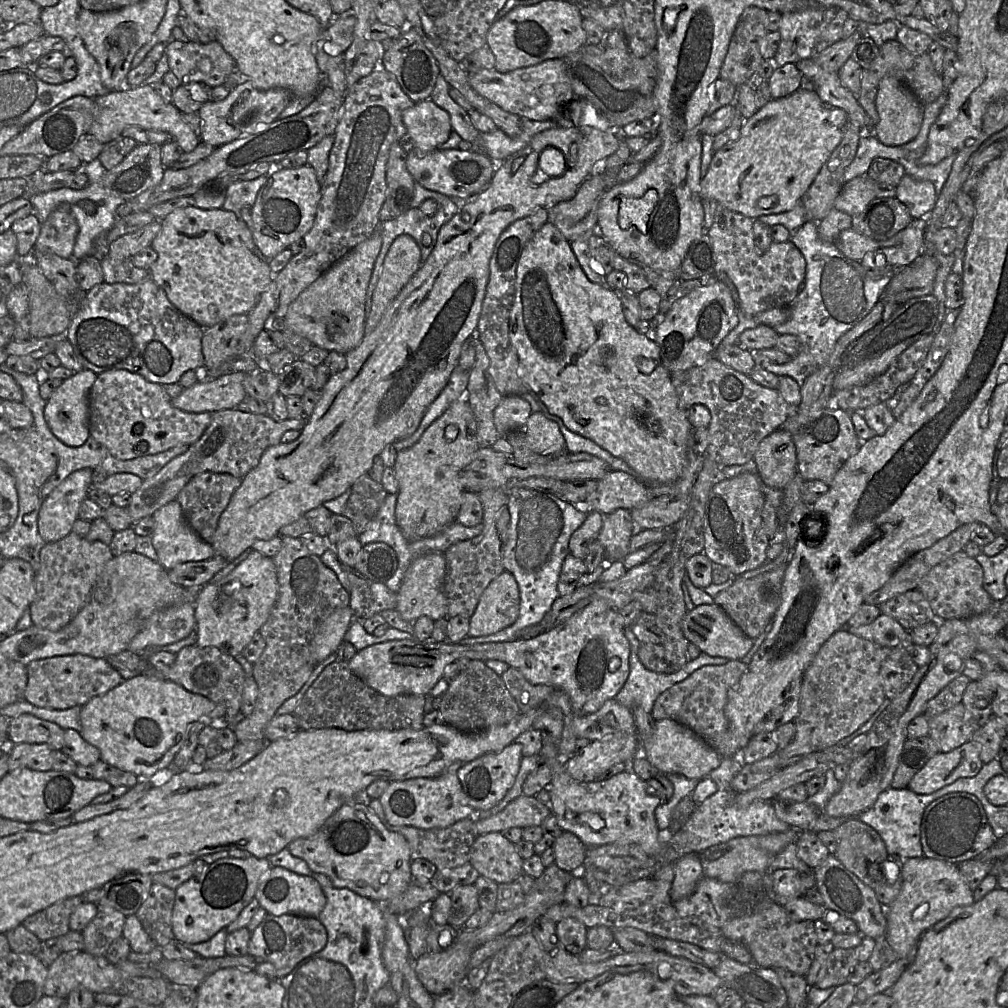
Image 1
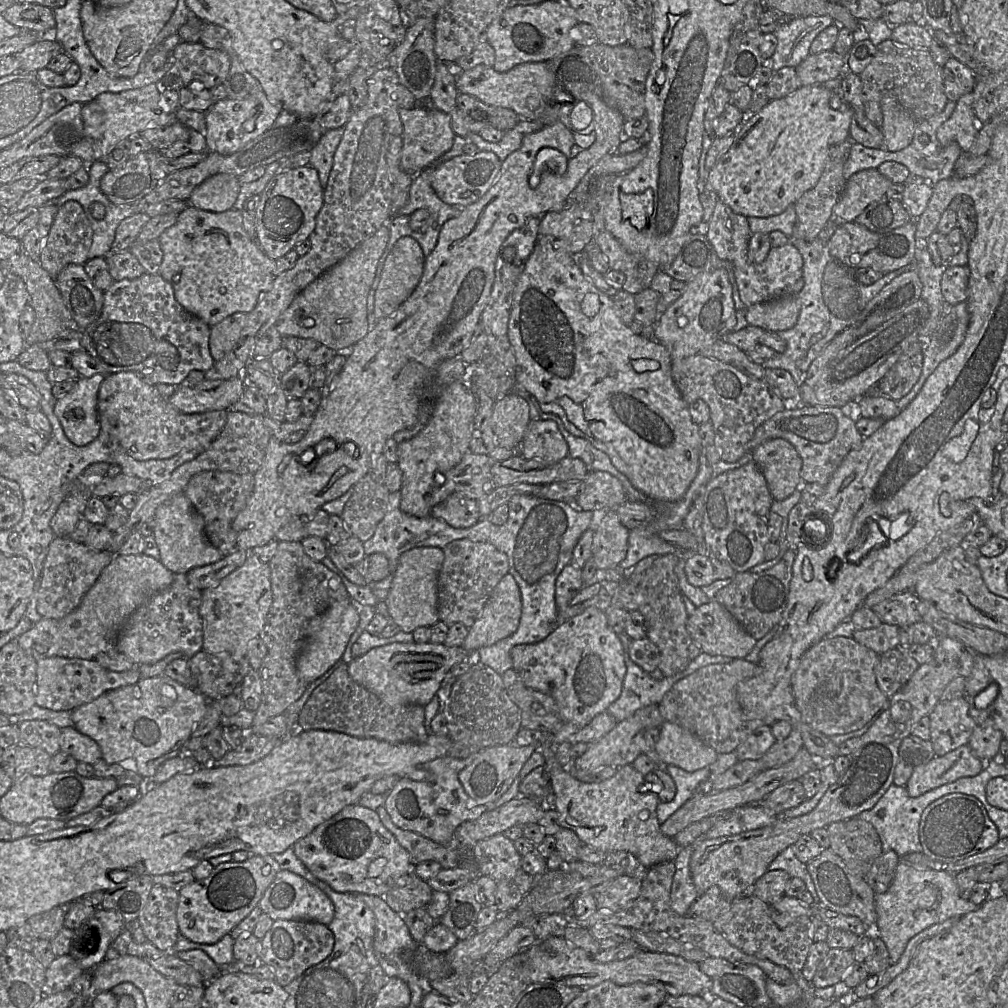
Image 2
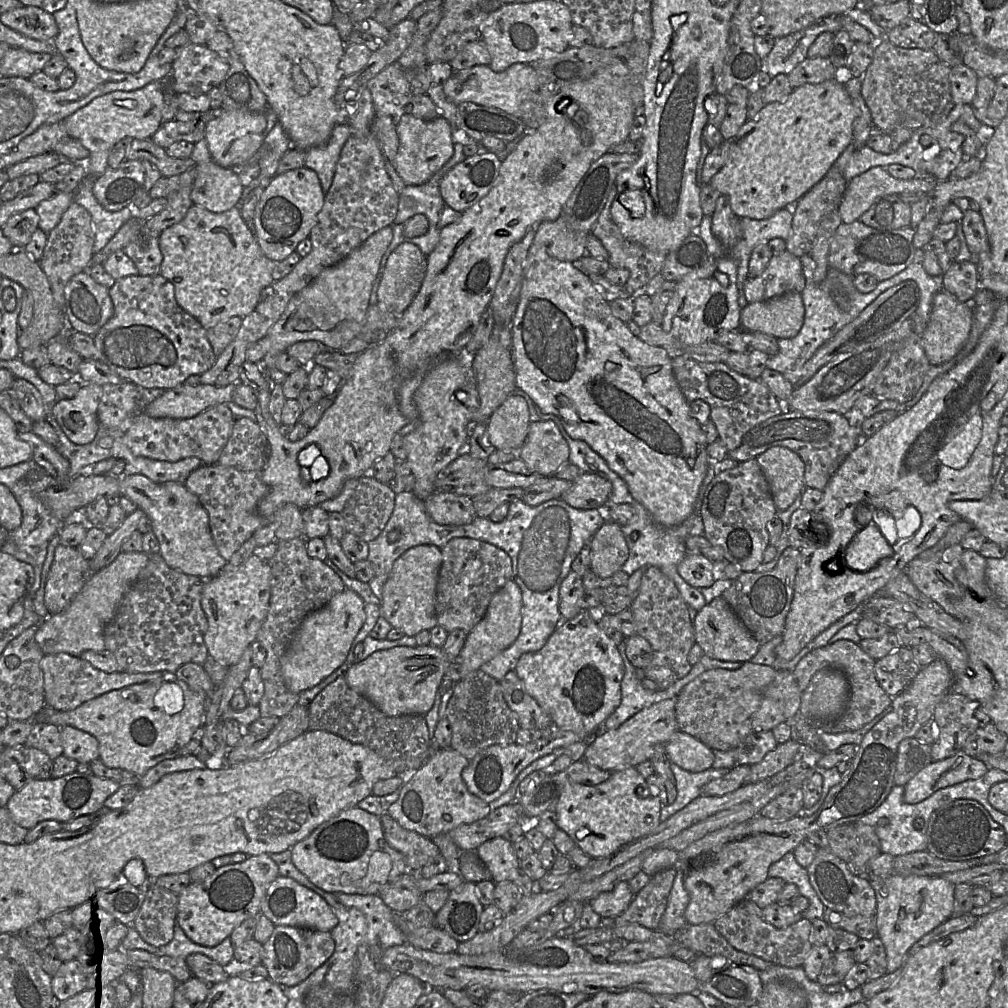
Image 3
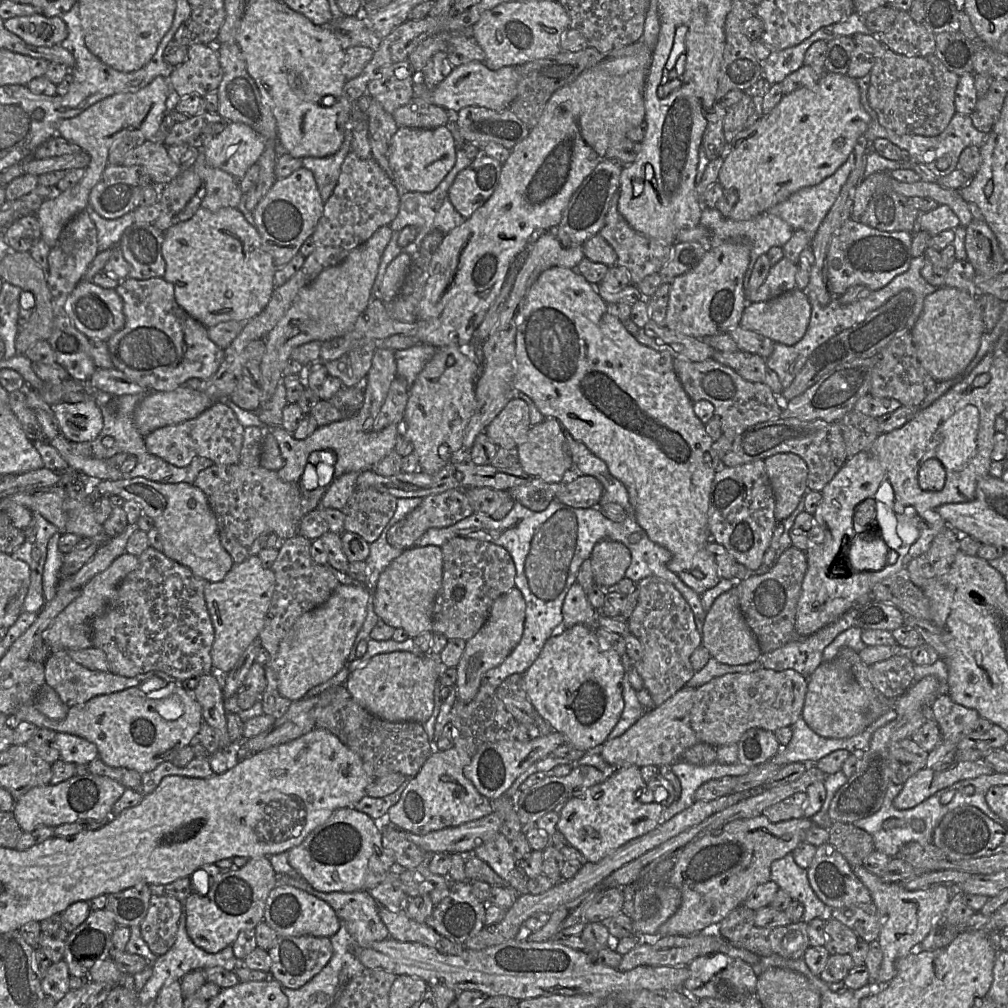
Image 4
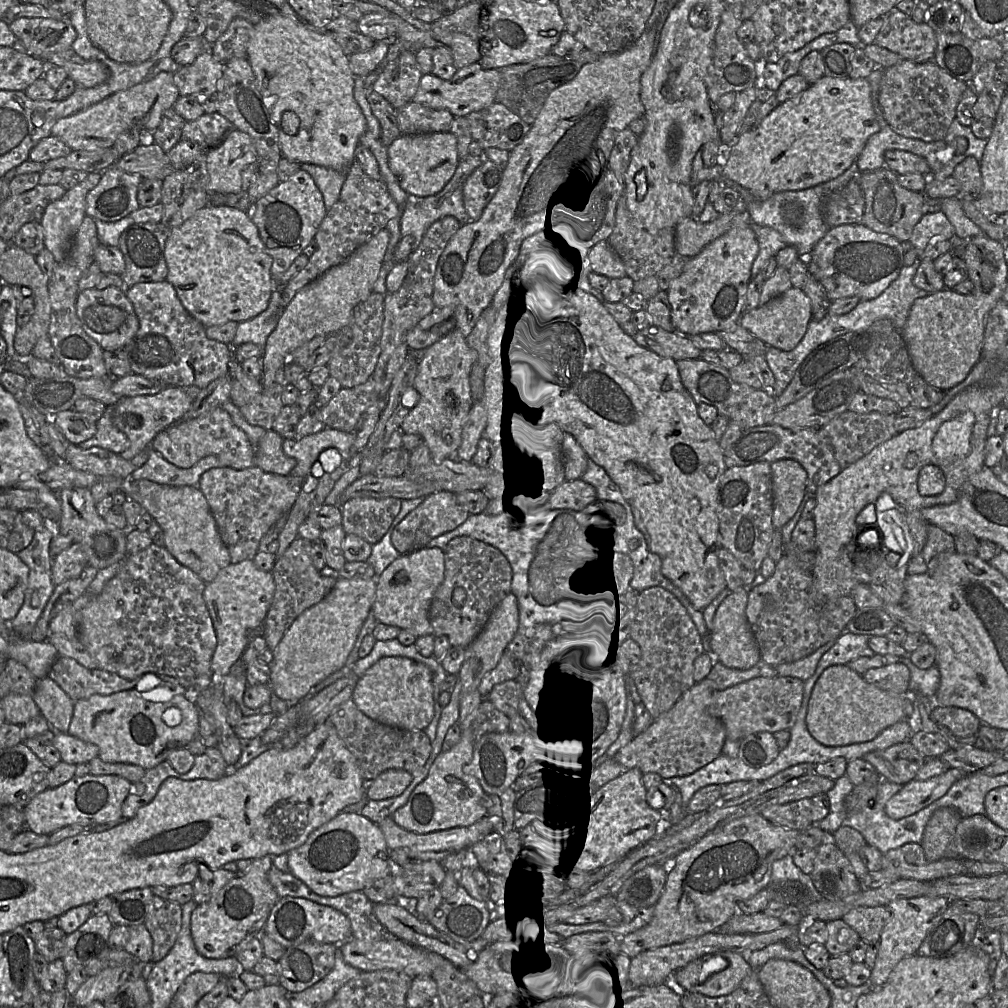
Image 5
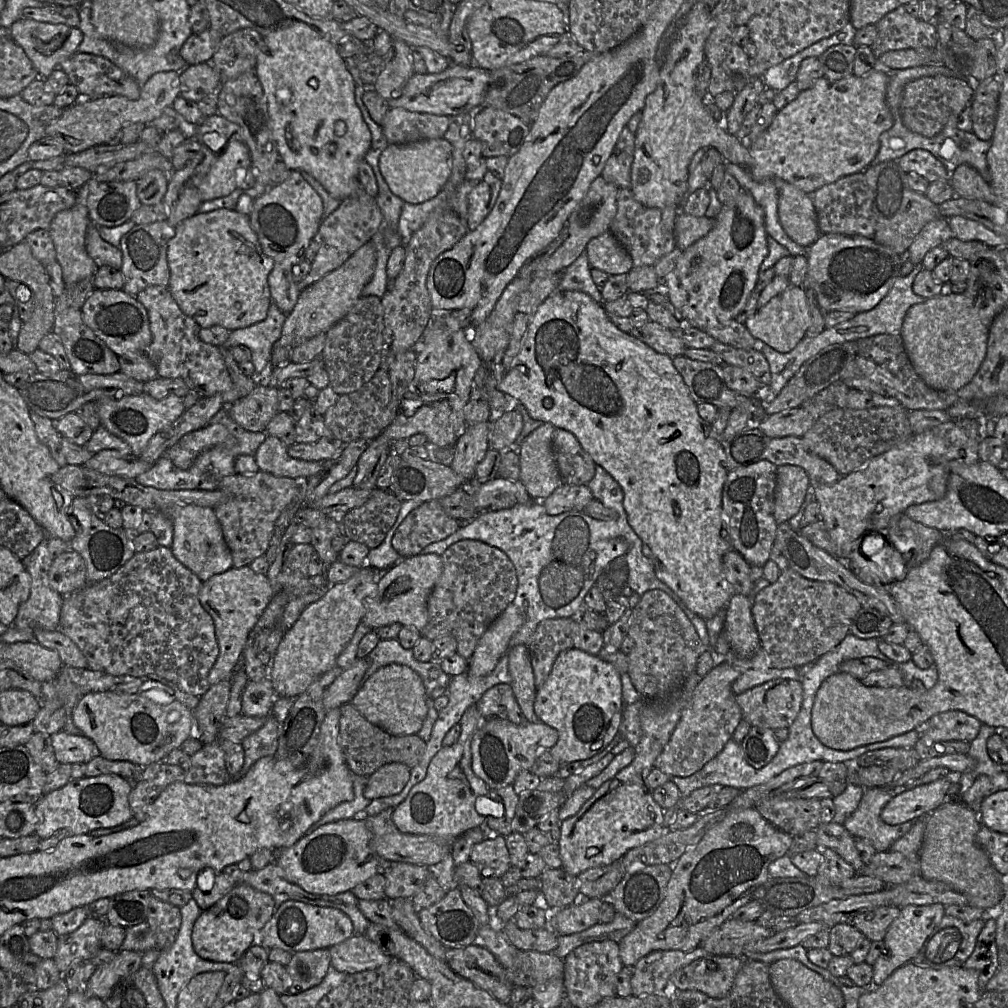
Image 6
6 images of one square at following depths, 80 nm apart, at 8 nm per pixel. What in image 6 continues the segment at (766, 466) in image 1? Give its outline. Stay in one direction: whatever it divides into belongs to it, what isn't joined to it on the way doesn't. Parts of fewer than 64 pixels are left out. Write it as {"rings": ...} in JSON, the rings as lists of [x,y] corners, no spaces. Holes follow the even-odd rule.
{"rings":[[[789,464],[777,467],[774,494],[774,518],[777,525],[788,522],[798,513],[809,485],[808,475],[803,468]]]}

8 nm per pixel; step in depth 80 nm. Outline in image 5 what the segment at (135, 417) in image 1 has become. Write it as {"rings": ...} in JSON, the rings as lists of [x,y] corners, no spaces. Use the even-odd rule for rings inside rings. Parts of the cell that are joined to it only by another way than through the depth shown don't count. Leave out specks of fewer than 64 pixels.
{"rings":[[[217,407],[192,420],[175,422],[156,434],[150,447],[169,463],[179,468],[190,468],[202,458],[215,455],[222,466],[242,470],[255,465],[255,447],[243,430],[236,426],[230,414]]]}

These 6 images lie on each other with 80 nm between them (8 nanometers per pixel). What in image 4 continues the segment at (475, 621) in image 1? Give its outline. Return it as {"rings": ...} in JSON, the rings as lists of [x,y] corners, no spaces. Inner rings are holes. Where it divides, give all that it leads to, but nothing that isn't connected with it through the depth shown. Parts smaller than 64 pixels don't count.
{"rings":[[[516,586],[494,601],[486,623],[466,641],[464,652],[456,667],[455,687],[458,700],[464,703],[472,701],[484,682],[485,673],[499,666],[518,645],[524,631],[525,609],[523,594]]]}

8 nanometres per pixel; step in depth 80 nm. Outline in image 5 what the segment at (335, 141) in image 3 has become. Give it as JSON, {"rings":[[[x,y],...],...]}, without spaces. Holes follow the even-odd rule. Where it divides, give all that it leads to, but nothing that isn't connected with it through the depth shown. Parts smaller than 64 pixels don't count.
{"rings":[[[311,163],[300,164],[300,169],[311,175],[323,196],[326,211],[330,210],[339,199],[346,171],[338,171]]]}

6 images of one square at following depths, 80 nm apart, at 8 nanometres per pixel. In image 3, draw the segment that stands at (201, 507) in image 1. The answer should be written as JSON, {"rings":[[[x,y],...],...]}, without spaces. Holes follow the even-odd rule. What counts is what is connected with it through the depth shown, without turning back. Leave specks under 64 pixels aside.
{"rings":[[[211,464],[193,471],[183,483],[196,495],[209,515],[209,527],[214,543],[225,559],[237,551],[256,530],[264,525],[257,512],[259,501],[267,494],[268,487],[260,477],[260,471],[241,471],[233,467]]]}

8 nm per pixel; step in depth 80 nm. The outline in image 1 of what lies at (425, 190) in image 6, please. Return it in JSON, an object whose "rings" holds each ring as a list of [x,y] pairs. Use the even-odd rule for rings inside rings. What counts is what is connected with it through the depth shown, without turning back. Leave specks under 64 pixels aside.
{"rings":[[[430,99],[403,110],[402,121],[407,130],[405,143],[421,152],[437,149],[453,131],[449,114]]]}

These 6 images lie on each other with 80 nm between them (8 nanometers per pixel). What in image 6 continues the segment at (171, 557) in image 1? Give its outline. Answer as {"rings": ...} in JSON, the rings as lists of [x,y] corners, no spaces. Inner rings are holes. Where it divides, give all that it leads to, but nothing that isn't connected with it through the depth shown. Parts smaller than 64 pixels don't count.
{"rings":[[[175,504],[160,511],[173,523],[173,543],[170,547],[173,555],[202,582],[233,567],[231,551],[224,540],[220,522],[212,508],[194,504]]]}

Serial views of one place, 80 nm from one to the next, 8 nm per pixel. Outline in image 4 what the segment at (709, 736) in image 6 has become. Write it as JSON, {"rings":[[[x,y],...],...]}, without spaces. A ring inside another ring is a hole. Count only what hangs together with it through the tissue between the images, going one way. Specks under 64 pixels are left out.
{"rings":[[[684,687],[662,705],[646,711],[624,734],[612,740],[607,739],[600,756],[614,769],[625,766],[672,766],[683,760],[684,752],[700,742],[690,722],[695,692],[696,688]]]}

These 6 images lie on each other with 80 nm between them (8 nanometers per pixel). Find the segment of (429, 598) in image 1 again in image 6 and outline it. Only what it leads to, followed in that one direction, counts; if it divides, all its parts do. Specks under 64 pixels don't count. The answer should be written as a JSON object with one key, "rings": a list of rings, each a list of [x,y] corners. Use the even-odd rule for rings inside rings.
{"rings":[[[418,554],[396,562],[389,570],[378,575],[377,591],[374,597],[367,603],[366,613],[362,619],[363,623],[370,630],[393,623],[400,623],[402,626],[414,628],[420,632],[426,626],[428,620],[427,599],[440,578],[442,571],[442,557],[437,554]]]}

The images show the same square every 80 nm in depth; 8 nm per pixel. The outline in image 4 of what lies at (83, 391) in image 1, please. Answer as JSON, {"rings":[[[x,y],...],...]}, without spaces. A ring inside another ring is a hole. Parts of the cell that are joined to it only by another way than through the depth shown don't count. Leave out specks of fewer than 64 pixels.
{"rings":[[[96,399],[79,403],[61,402],[52,406],[61,435],[69,442],[94,440],[103,428],[100,405]]]}

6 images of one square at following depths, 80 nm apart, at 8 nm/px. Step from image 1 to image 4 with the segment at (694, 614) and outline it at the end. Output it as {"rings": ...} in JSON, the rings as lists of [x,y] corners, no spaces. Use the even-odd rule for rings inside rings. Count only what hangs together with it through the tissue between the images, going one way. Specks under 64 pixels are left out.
{"rings":[[[738,587],[718,596],[706,613],[701,632],[702,645],[718,662],[727,665],[744,665],[758,660],[762,654],[758,640],[747,624],[740,608]]]}

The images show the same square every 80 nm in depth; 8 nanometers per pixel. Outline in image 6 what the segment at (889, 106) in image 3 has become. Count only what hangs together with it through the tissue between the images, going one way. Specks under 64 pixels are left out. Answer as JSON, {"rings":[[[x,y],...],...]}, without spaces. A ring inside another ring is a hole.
{"rings":[[[936,75],[914,80],[908,83],[904,88],[901,100],[902,122],[907,129],[914,133],[927,138],[934,137],[943,129],[950,116],[959,116],[967,106],[971,106],[973,95],[974,91],[968,83],[956,77]]]}

